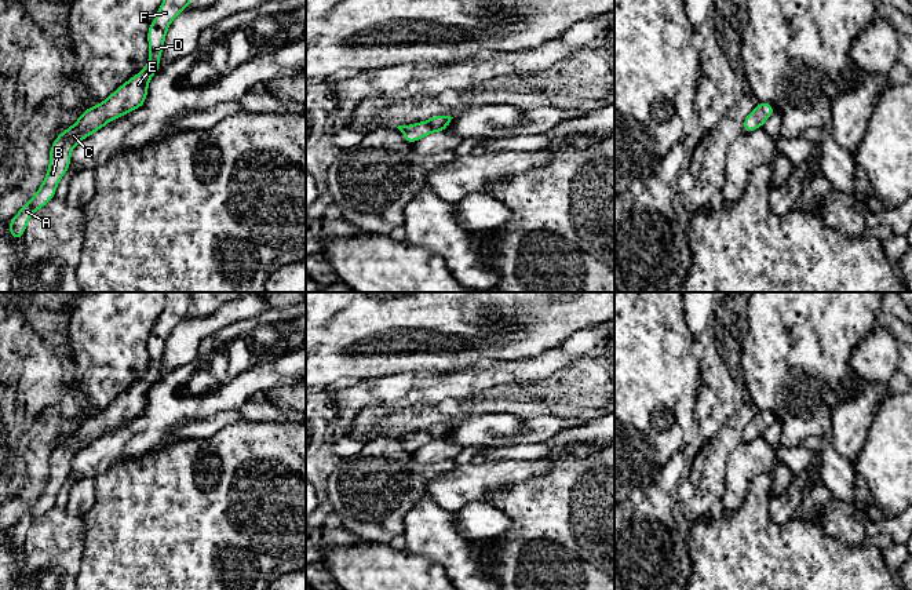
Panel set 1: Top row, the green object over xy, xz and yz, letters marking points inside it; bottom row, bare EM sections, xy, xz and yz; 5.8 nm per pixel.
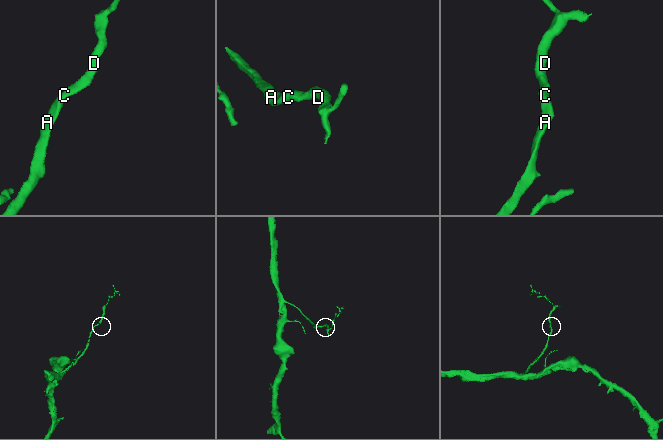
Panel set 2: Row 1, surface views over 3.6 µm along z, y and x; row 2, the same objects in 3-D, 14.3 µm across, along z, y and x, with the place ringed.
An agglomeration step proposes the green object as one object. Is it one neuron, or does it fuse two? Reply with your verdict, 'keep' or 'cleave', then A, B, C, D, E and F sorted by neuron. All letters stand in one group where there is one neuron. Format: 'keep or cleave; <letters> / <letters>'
keep; A B C D E F

